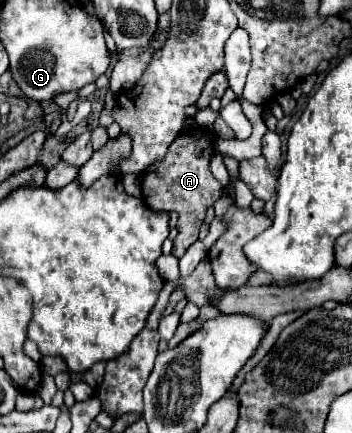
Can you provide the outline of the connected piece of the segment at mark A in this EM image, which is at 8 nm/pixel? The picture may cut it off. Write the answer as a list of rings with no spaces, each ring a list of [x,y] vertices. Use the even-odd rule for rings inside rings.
[[[198,127],[182,131],[174,143],[170,145],[168,153],[162,161],[152,163],[152,167],[146,167],[140,175],[142,185],[142,197],[148,205],[152,205],[156,211],[176,211],[178,213],[178,235],[174,239],[172,255],[182,257],[186,249],[198,241],[200,225],[204,223],[206,209],[214,205],[222,195],[220,181],[214,179],[210,171],[210,157],[214,155],[214,141],[218,135],[212,129]]]

